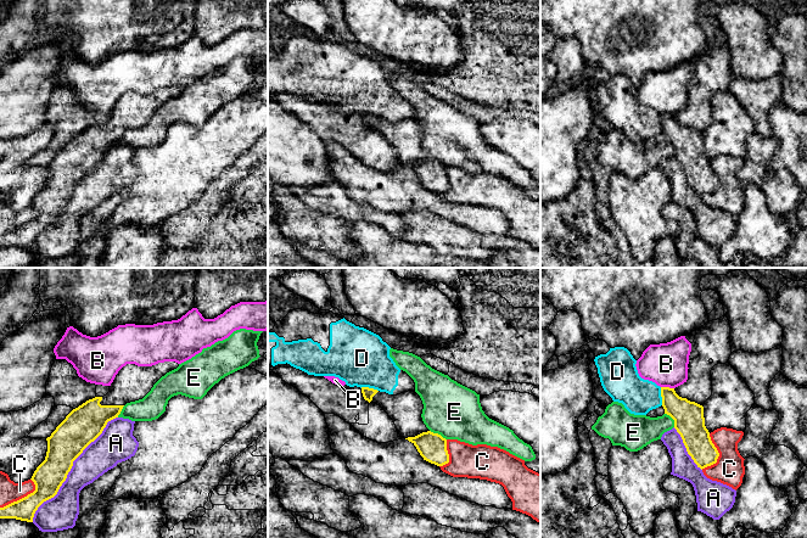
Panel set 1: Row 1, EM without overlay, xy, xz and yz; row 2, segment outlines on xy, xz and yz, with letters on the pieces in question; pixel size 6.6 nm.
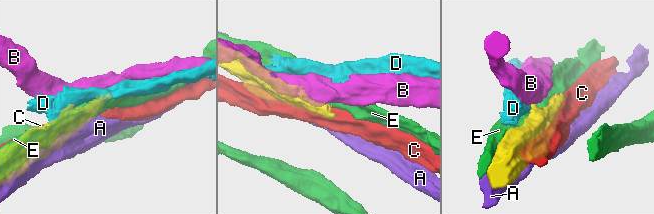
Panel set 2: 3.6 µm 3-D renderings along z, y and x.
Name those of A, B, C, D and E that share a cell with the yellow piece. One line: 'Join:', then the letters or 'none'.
Join: none

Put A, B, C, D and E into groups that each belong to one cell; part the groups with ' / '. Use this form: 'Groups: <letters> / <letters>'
Groups: A / B / C / D / E

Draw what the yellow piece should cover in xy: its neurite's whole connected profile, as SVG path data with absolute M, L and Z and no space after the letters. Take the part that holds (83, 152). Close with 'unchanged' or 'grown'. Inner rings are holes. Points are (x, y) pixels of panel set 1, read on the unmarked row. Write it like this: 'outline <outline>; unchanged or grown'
outline M175 89L152 94L127 91L116 102L106 123L89 127L73 136L46 166L45 187L30 206L35 218L0 235L0 246L33 250L38 235L57 222L73 189L102 161L107 150L118 145L127 130L142 127L162 103L178 94Z; grown

